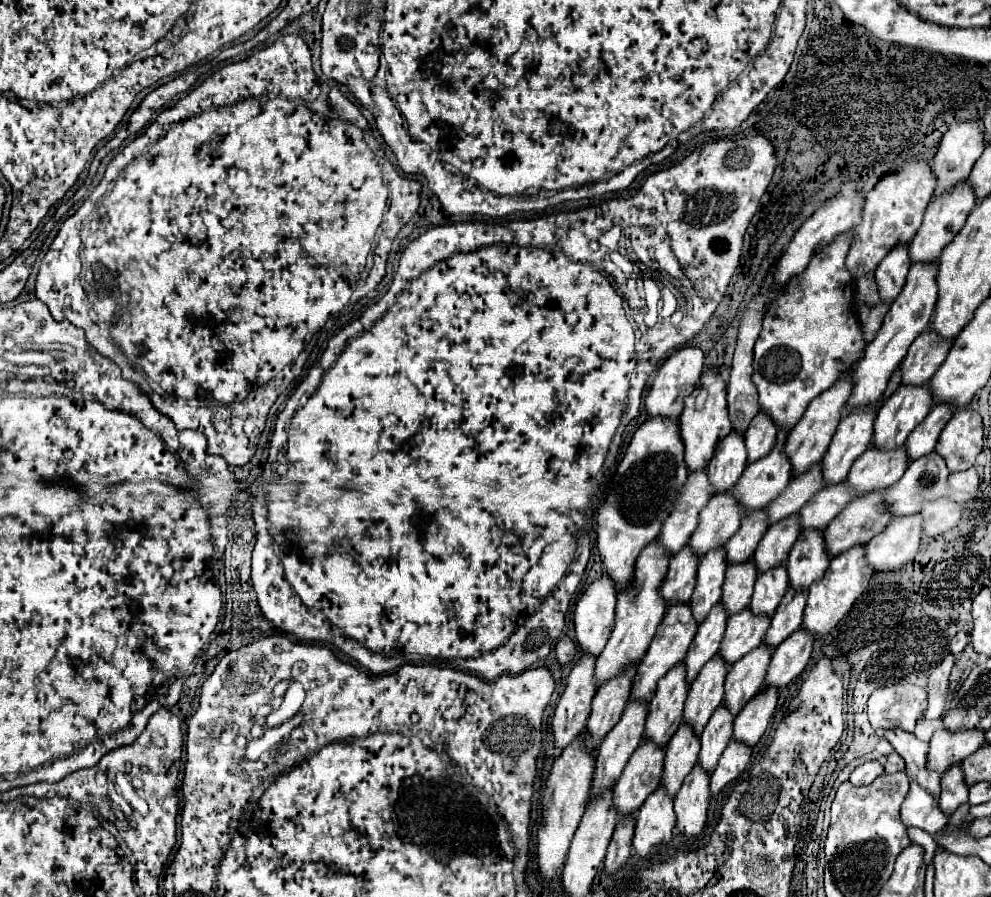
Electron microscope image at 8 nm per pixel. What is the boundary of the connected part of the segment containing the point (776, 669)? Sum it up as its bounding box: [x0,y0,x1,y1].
[764,630,814,688]

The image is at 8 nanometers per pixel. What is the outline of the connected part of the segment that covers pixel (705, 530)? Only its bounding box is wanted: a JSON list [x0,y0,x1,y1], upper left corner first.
[688,494,742,558]

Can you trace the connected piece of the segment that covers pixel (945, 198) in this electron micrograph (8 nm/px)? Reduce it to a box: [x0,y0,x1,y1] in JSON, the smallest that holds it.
[908,182,974,264]

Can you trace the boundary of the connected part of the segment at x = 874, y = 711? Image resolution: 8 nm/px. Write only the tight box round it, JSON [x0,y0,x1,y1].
[868,682,926,732]

